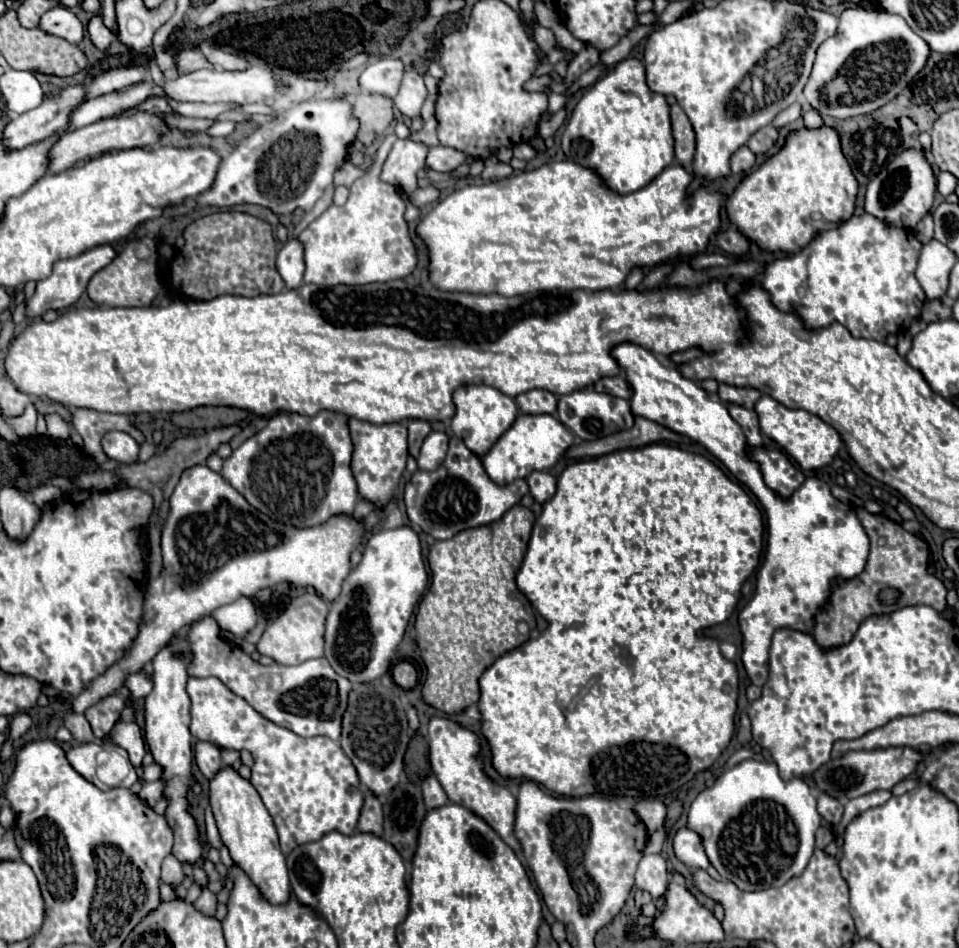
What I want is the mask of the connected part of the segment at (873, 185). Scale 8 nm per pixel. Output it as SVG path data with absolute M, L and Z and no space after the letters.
M916 146L898 154L894 160L890 160L886 168L882 168L882 172L878 172L878 176L874 176L874 180L868 184L868 190L866 190L864 208L868 214L882 218L894 226L916 228L920 218L926 212L930 212L934 194L936 194L936 178L934 178L932 166L924 150Z

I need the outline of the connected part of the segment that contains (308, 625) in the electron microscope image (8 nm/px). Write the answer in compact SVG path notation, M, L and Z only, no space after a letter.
M306 592L304 596L292 598L290 604L286 604L276 616L270 618L260 642L256 644L256 650L264 656L270 656L276 664L302 664L310 658L324 656L324 622L326 622L328 602L324 602L318 594Z

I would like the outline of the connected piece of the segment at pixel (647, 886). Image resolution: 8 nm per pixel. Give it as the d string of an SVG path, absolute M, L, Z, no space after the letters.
M646 854L636 870L636 886L650 892L652 900L660 900L668 886L666 862L660 854Z

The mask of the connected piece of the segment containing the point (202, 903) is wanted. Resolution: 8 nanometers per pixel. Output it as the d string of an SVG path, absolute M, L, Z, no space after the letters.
M206 888L204 892L192 902L192 906L194 906L200 914L204 914L204 916L214 916L214 914L216 914L216 908L218 908L218 902L216 902L216 896Z

